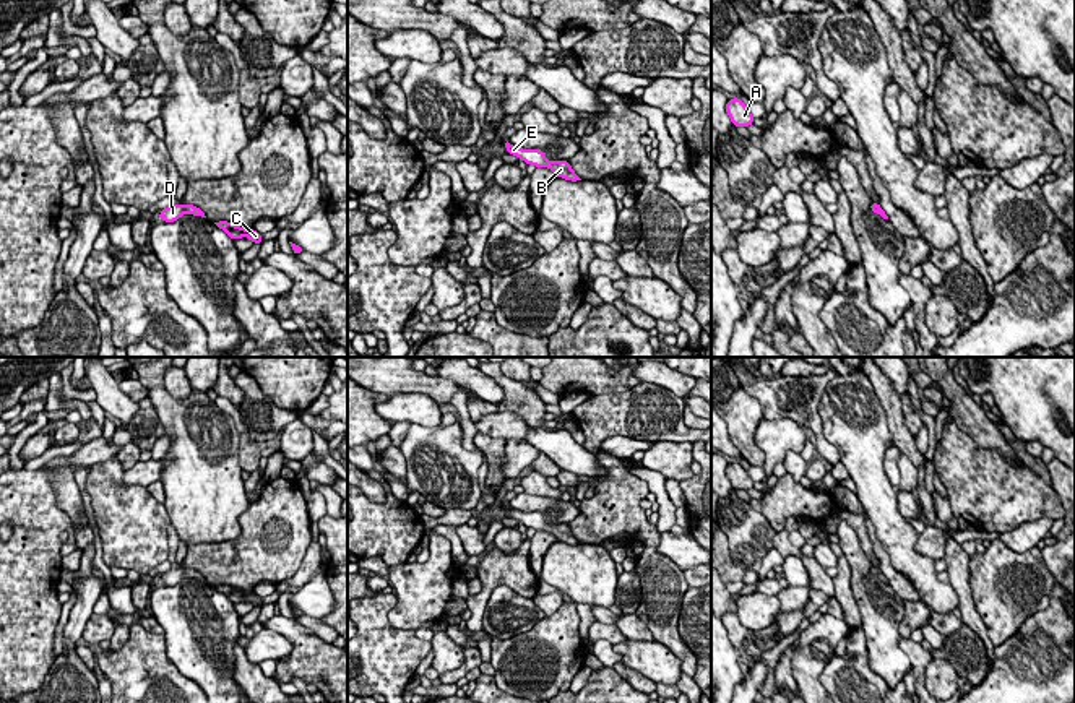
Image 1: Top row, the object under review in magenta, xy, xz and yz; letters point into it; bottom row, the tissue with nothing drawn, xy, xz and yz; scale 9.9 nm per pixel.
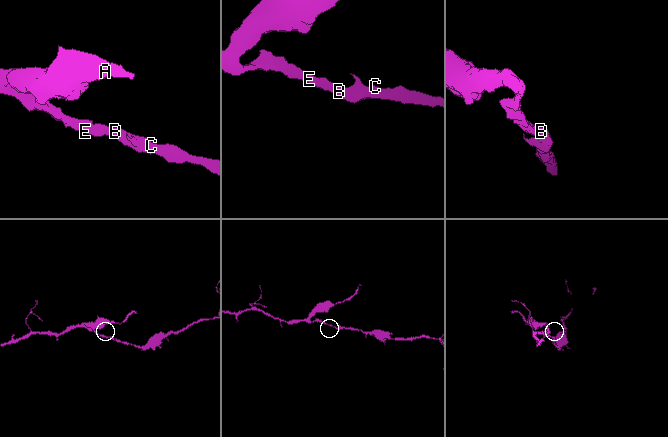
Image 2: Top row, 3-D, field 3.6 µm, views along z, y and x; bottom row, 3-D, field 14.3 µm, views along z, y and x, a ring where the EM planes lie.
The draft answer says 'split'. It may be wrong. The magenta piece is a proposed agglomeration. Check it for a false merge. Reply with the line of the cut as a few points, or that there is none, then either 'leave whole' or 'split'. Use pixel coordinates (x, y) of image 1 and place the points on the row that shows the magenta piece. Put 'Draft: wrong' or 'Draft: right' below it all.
no cut; leave whole
Draft: wrong

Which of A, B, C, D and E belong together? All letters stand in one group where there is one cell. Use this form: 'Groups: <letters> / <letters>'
Groups: A B C D E

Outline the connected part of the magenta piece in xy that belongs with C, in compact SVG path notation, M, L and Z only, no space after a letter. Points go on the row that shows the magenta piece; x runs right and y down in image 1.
M219 221L214 222L219 229L222 229L231 239L237 240L237 239L250 239L253 244L261 244L261 234L258 234L255 229L245 229L240 226L235 226L232 222L227 221Z

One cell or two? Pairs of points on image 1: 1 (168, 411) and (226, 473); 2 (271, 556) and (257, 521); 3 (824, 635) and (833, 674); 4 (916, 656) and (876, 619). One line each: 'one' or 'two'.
1: one
2: one
3: two
4: two

